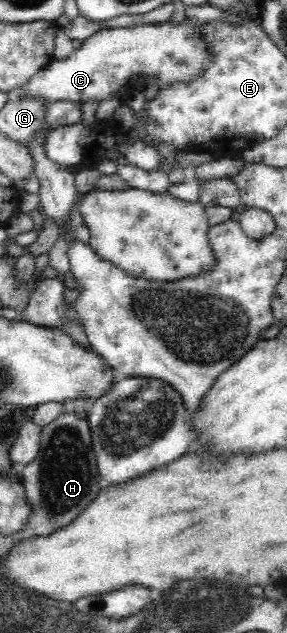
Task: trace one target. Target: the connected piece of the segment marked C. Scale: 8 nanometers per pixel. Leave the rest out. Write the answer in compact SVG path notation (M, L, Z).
M186 17L181 22L173 22L170 19L161 23L143 23L133 26L112 27L101 29L93 33L91 37L81 40L81 46L67 59L54 59L48 66L41 68L21 89L16 91L17 96L29 95L33 98L41 98L47 101L69 101L84 105L90 101L109 101L120 98L123 105L129 108L129 101L135 93L142 93L146 85L155 79L161 89L171 89L175 84L192 82L199 76L205 76L210 62L210 47L202 38L203 23L194 23Z

